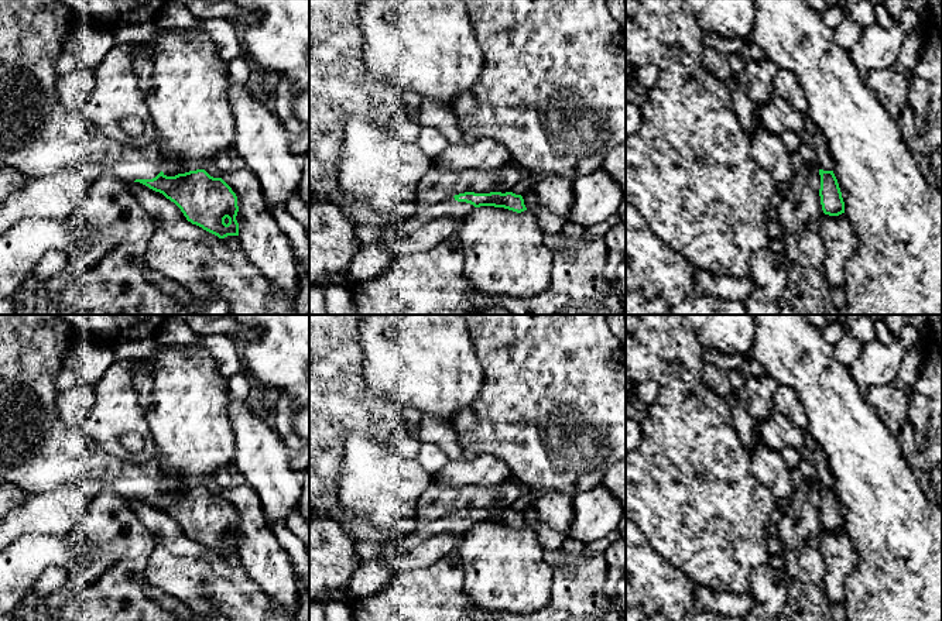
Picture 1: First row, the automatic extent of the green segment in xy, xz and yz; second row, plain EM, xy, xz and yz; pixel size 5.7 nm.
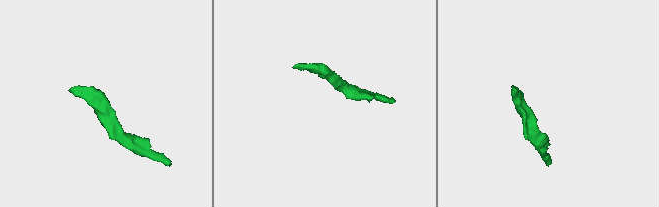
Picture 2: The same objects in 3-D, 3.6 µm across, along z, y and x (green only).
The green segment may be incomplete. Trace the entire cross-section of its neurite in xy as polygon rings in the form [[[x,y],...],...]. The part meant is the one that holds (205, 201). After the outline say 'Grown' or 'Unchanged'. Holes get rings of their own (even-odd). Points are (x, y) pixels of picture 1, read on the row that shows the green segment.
[[[0,0],[0,168],[14,168],[27,178],[48,176],[62,168],[99,162],[124,182],[140,182],[174,202],[188,222],[225,239],[239,236],[237,196],[205,169],[167,176],[165,167],[182,164],[161,154],[157,138],[141,151],[106,137],[82,110],[64,104],[56,93],[56,59],[75,23],[73,11],[56,0]]]. Grown

